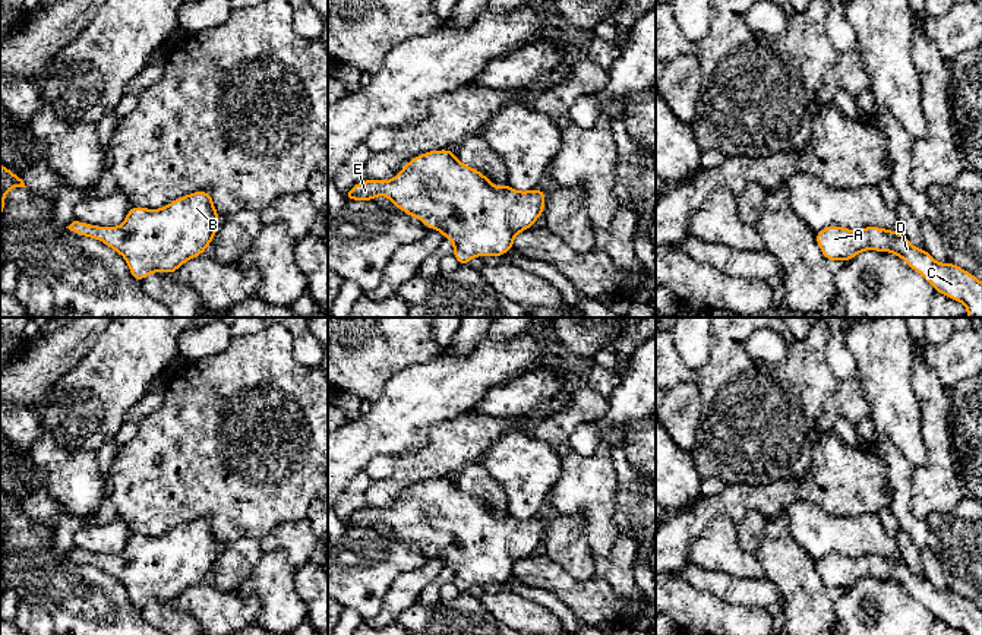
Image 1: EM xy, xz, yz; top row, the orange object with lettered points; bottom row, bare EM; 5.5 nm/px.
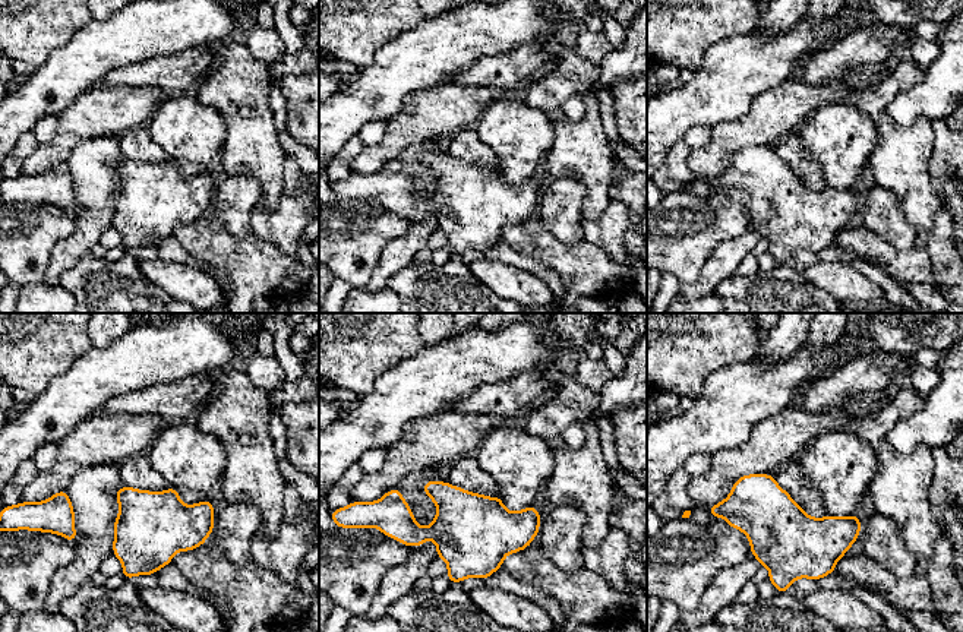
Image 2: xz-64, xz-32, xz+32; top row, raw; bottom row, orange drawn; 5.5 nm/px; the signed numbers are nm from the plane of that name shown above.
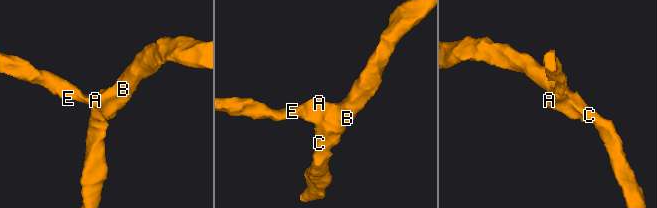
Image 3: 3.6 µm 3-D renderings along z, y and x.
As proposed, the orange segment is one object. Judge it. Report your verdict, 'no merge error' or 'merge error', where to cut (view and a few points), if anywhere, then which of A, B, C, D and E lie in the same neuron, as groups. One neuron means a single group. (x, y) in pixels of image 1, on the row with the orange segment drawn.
no merge error | no cut | A B C D E

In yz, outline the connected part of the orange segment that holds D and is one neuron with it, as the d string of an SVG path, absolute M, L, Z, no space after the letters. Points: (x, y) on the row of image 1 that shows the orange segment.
M828 225L815 233L815 240L825 259L843 263L863 250L894 253L921 274L935 293L964 304L967 318L982 318L982 282L951 262L938 263L925 249L915 247L900 231Z

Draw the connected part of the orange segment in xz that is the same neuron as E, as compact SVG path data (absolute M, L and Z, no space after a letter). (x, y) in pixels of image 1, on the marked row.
M449 149L429 151L410 159L391 180L364 180L344 196L347 200L373 200L385 195L392 205L410 217L419 218L427 228L439 230L454 243L458 265L468 265L473 258L498 258L514 247L514 237L533 227L543 215L547 193L539 187L520 192L503 186L495 187L480 171L462 164Z

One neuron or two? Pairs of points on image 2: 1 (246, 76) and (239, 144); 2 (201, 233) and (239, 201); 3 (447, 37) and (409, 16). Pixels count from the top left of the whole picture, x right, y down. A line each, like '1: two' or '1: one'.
1: one
2: two
3: two

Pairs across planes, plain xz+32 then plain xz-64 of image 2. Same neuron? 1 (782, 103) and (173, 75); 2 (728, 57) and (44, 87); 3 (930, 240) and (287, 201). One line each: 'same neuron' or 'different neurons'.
1: different neurons
2: same neuron
3: same neuron

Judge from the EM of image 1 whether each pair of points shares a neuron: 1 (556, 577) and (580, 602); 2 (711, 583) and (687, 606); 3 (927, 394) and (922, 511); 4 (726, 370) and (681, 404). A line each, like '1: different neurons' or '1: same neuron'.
1: same neuron
2: different neurons
3: same neuron
4: different neurons

